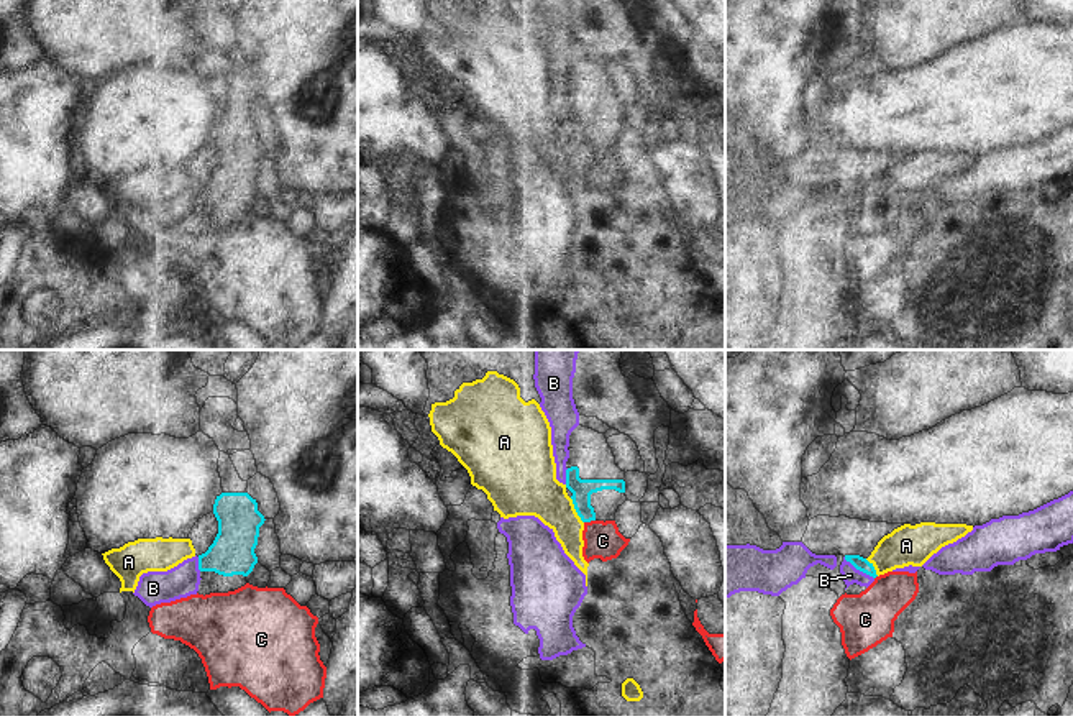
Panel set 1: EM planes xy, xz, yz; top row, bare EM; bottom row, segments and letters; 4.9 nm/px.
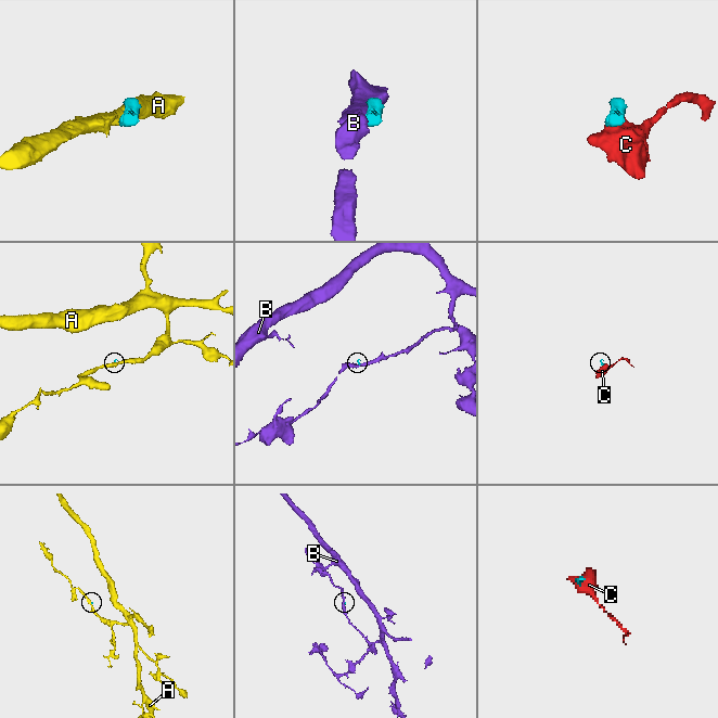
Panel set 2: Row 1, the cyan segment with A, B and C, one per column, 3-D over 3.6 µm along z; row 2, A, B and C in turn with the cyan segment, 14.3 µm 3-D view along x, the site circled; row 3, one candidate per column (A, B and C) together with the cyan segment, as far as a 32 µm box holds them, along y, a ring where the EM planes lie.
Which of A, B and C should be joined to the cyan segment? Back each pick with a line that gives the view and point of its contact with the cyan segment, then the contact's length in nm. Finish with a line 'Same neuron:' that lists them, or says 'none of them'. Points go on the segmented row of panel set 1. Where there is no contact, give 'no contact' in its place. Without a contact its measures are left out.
Same neuron: none of them

